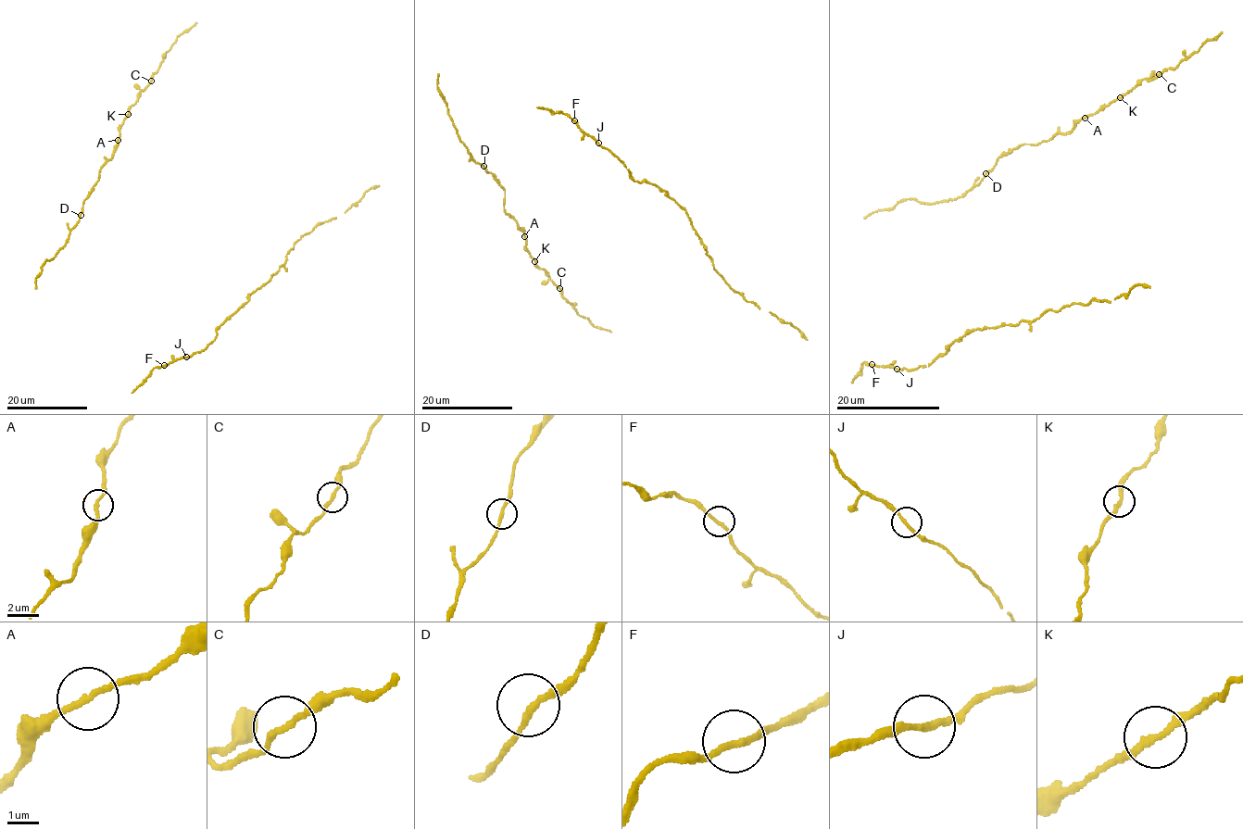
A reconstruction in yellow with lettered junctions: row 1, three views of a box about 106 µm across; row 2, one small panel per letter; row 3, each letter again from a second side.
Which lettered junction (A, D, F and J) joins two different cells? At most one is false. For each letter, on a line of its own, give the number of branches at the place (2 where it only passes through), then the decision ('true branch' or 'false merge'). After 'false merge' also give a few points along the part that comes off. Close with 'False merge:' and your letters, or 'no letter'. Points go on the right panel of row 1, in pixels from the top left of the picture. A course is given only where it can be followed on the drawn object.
A: branches 2; true branch
D: branches 2; true branch
F: branches 2; true branch
J: branches 2; true branch
False merge: no letter

